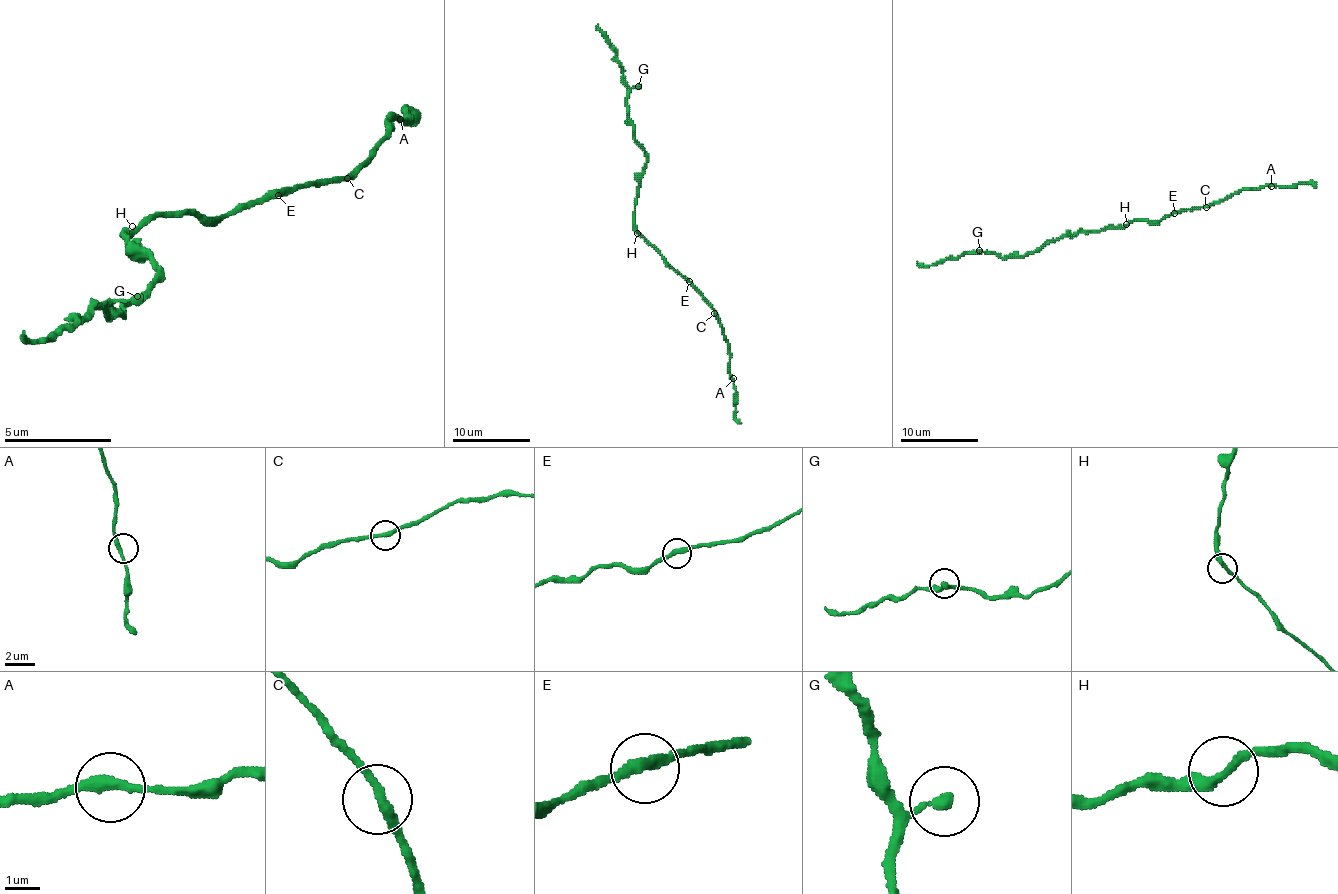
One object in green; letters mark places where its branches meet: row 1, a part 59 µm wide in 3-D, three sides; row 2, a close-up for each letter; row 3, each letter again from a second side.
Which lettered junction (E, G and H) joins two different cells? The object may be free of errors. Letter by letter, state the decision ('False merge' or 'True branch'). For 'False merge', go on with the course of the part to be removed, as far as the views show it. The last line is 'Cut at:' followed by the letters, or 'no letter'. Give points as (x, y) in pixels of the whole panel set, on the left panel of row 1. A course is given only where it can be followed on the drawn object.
E: True branch
G: True branch
H: True branch
Cut at: no letter

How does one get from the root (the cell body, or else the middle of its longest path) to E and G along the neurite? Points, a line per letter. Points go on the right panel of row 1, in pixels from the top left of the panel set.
E: (1124, 226), (1134, 221), (1161, 221), (1175, 213)
G: (1124, 226), (1066, 234), (1047, 240), (1031, 254), (1000, 257), (979, 250)

